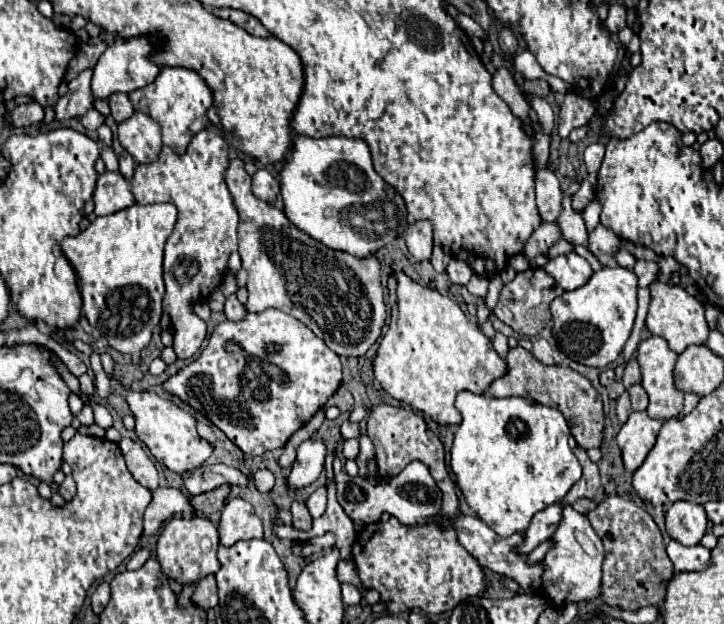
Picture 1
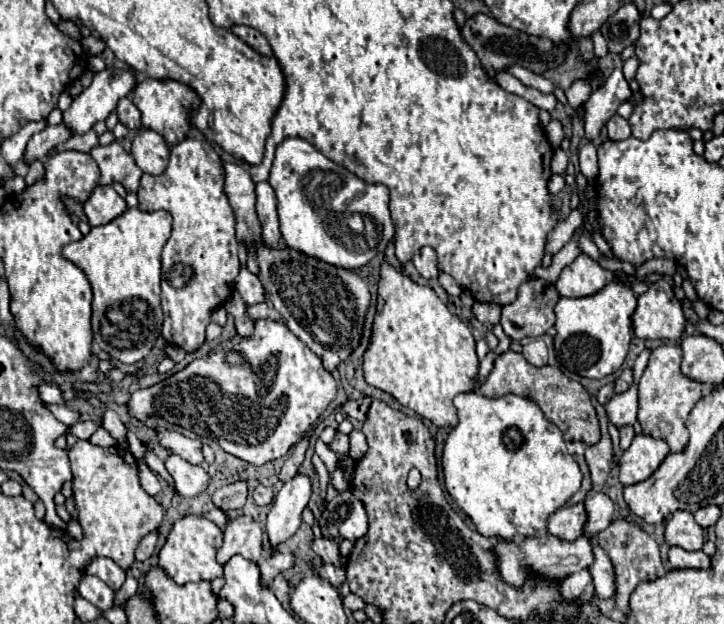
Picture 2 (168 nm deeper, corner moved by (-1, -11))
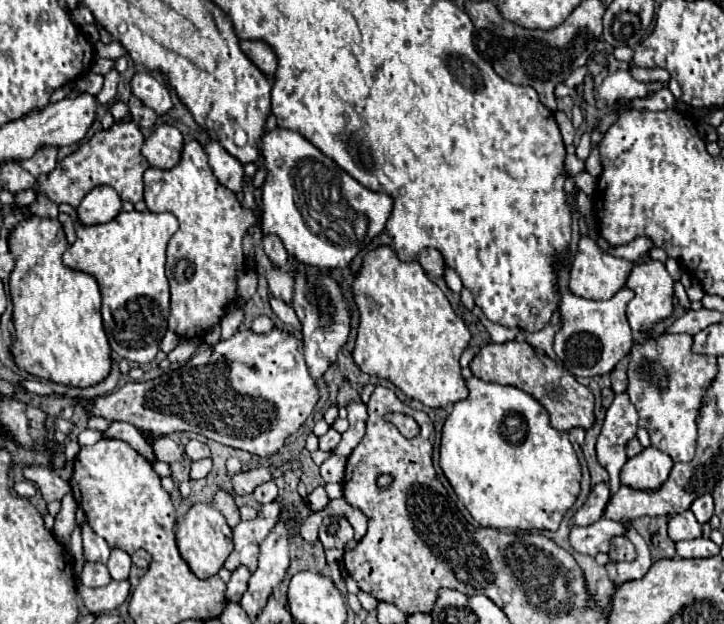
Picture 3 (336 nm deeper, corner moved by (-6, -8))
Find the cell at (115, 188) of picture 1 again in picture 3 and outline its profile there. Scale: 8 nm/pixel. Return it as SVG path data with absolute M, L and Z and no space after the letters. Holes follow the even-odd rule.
M107 185L91 189L79 207L75 209L77 219L81 225L97 225L97 223L109 223L117 217L121 211L121 199L113 189Z

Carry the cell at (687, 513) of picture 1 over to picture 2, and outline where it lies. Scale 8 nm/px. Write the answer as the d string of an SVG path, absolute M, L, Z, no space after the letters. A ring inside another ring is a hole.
M678 510L666 522L664 540L668 546L680 546L688 552L696 552L696 550L702 550L704 530L700 528L700 524L696 524L696 520L690 512Z

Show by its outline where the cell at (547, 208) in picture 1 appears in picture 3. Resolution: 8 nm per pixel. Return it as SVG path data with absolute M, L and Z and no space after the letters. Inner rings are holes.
M584 133L581 137L580 143L576 147L575 154L580 159L586 159L591 152L591 137L589 133Z

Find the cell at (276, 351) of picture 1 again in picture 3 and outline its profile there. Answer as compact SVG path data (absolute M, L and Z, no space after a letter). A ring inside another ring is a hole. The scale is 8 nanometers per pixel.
M241 329L231 339L219 341L209 347L205 353L197 353L199 369L189 371L189 361L177 371L165 373L151 381L131 381L109 395L101 395L87 401L87 413L103 417L107 421L127 421L139 431L153 431L157 435L171 435L179 431L191 431L205 435L217 443L255 453L259 457L269 457L277 453L285 439L295 433L305 419L313 413L313 407L319 399L315 381L309 377L305 359L303 359L303 341L295 335L289 335L283 329L271 329L267 333L255 333L253 329ZM193 381L209 381L203 385L193 385ZM229 387L243 397L229 397Z

